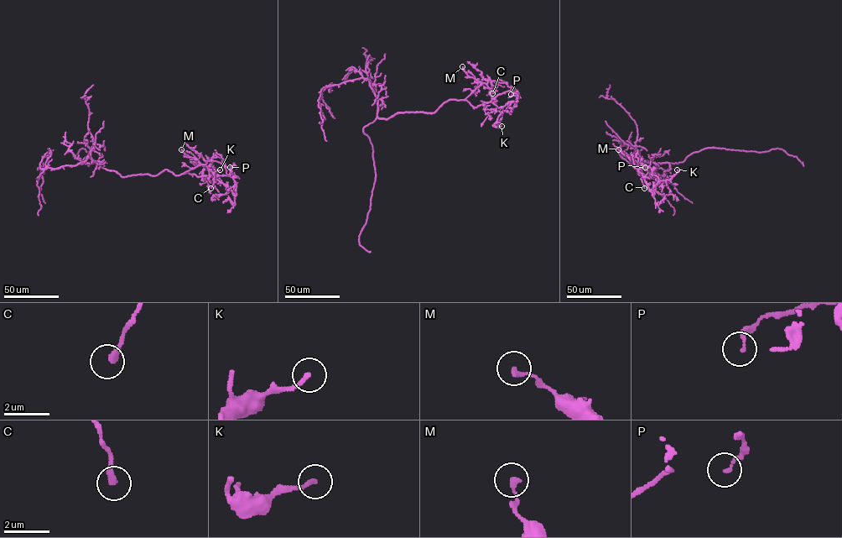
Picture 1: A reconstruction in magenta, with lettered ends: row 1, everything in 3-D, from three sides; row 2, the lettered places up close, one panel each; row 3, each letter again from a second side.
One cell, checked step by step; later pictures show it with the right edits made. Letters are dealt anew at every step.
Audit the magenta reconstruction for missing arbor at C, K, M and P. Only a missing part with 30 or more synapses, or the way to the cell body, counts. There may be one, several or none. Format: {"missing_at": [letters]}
{"missing_at": []}

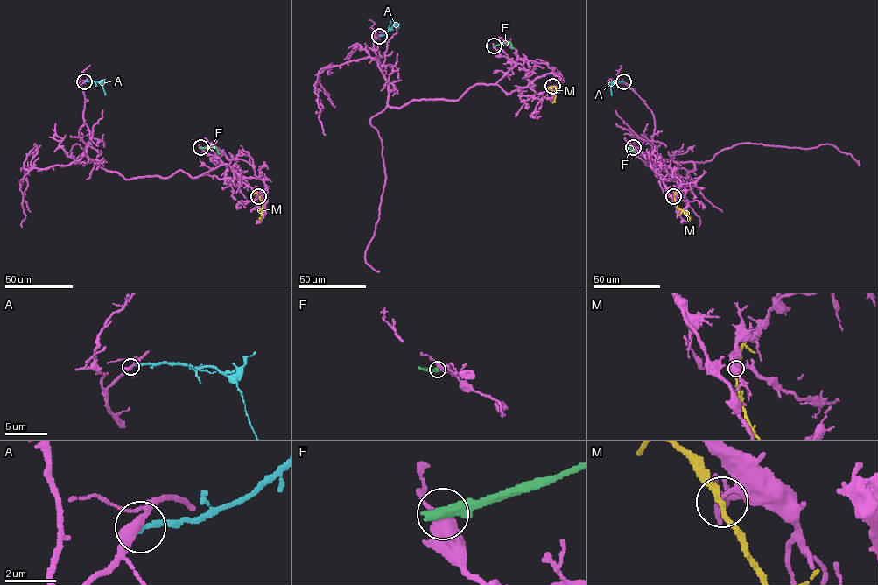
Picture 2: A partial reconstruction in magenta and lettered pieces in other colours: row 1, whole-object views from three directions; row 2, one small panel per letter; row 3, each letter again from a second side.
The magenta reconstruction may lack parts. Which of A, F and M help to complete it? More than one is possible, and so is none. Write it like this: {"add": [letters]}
{"add": []}

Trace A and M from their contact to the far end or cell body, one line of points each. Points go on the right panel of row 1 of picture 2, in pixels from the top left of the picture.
A: (623, 81), (613, 82), (611, 95)
M: (673, 196), (676, 205), (690, 217)

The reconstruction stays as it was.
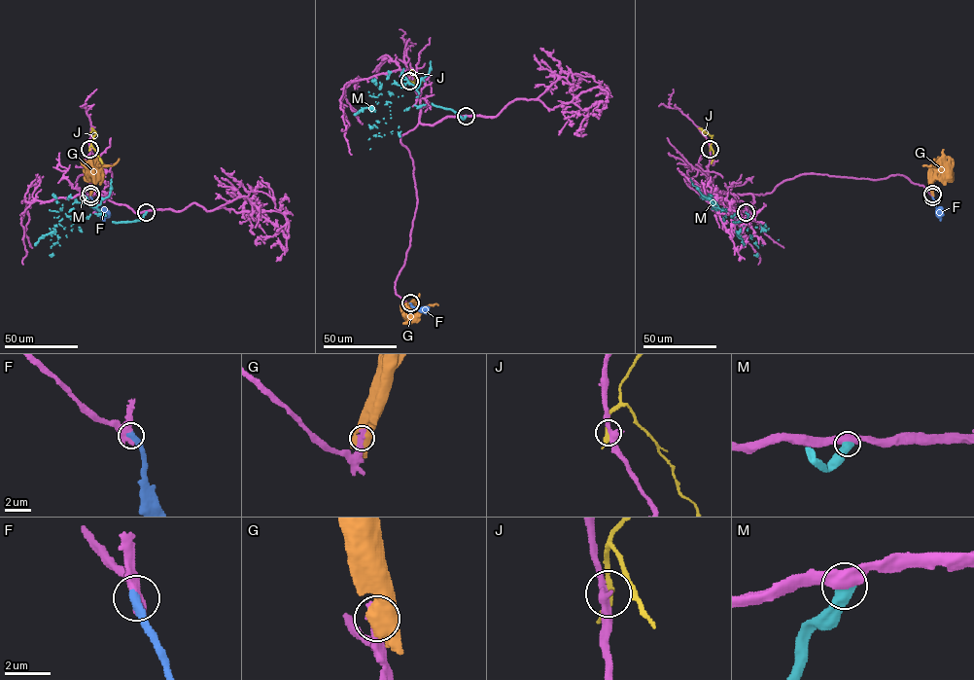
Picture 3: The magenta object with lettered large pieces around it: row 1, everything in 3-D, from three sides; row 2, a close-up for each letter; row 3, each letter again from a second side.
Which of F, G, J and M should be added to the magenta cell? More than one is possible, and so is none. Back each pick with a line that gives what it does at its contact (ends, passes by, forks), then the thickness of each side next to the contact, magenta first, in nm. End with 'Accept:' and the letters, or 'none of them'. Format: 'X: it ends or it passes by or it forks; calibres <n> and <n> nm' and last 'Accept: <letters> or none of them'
F: it ends; calibres 500 and 480 nm
Accept: F

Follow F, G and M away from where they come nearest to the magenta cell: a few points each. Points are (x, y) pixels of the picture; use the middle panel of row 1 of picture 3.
F: (409, 304), (430, 313)
G: (409, 303), (420, 309), (438, 305)
M: (466, 116), (432, 103), (414, 105), (419, 92), (407, 83), (392, 84), (386, 123), (369, 107), (354, 115)

